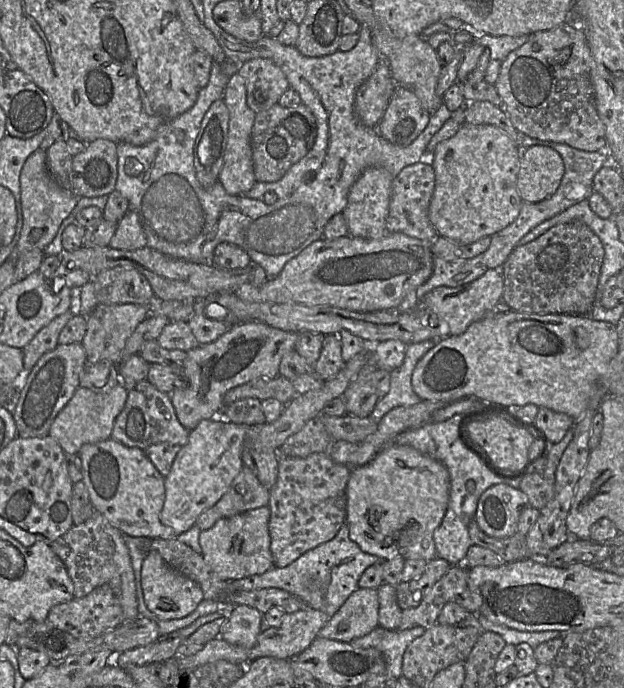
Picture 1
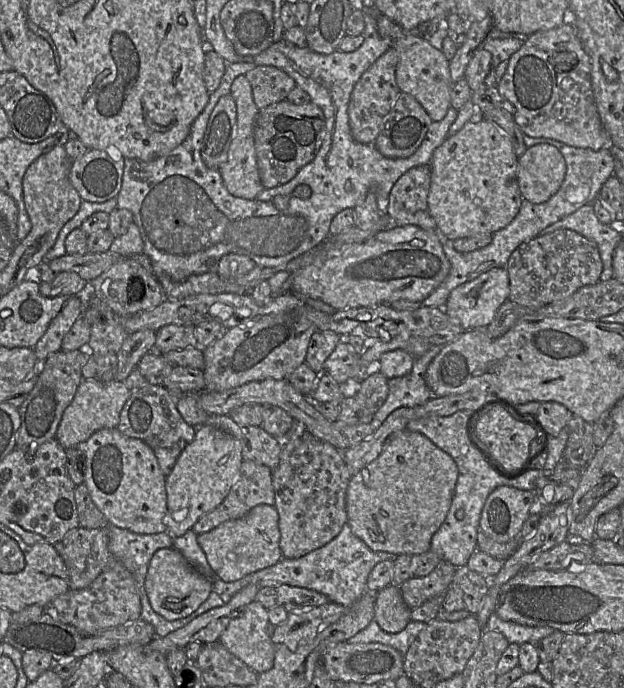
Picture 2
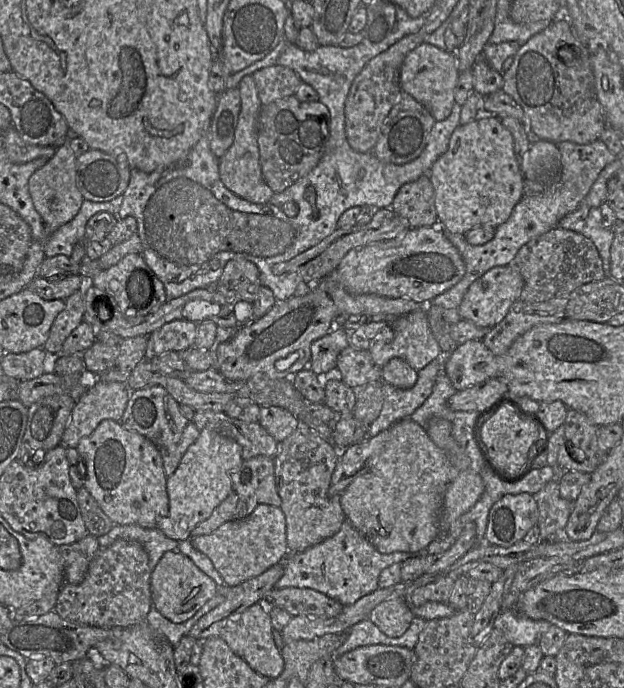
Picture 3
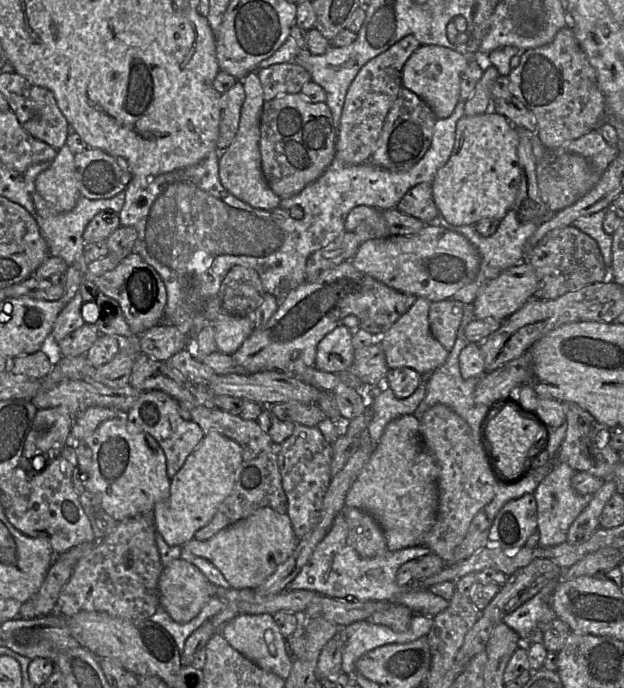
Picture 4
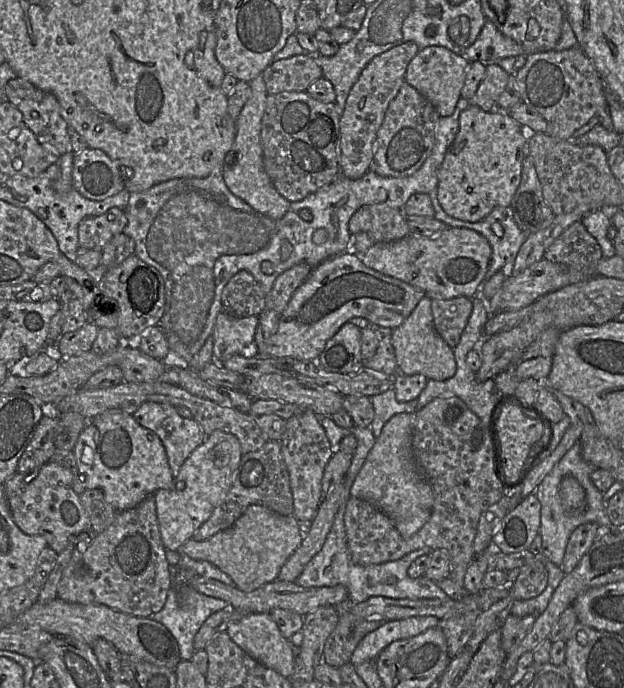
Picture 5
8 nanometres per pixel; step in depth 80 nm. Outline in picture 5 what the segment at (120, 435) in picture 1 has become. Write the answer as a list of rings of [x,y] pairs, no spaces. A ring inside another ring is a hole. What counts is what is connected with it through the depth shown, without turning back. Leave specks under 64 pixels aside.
[[[145,402],[132,415],[141,426],[160,438],[174,478],[185,460],[206,438],[196,420],[181,417],[170,404]]]

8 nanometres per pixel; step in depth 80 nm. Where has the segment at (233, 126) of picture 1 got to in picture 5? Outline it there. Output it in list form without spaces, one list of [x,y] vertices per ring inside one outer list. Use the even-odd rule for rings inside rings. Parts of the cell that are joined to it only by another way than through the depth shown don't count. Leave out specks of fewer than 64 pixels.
[[[261,75],[249,82],[249,85],[251,95],[236,120],[237,131],[232,147],[232,151],[236,154],[235,161],[233,164],[224,166],[222,175],[227,187],[235,196],[269,218],[280,220],[290,210],[290,202],[277,191],[266,173],[261,145],[262,117],[266,108],[268,93]]]

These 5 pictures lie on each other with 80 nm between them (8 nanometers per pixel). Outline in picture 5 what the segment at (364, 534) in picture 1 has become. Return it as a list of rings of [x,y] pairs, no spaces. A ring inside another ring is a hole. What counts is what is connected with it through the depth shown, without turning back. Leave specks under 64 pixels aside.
[[[400,413],[385,424],[350,489],[351,497],[365,500],[386,514],[403,538],[426,524],[434,505],[432,487],[413,454],[415,423],[416,413]]]

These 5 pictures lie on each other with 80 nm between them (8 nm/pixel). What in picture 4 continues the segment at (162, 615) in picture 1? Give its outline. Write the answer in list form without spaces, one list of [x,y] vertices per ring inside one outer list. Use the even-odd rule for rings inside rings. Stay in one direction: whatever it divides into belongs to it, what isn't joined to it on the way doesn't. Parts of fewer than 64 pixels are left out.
[[[178,558],[164,566],[158,580],[160,606],[178,623],[193,619],[212,598],[216,597],[217,587],[193,564]]]

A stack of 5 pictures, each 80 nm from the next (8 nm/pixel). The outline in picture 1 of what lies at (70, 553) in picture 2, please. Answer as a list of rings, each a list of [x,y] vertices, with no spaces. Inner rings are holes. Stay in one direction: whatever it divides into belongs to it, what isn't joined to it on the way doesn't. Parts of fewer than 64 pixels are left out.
[[[98,511],[79,525],[73,525],[65,534],[50,543],[54,553],[65,565],[74,585],[74,597],[82,598],[95,588],[108,584],[122,607],[125,621],[137,617],[135,577],[131,559],[122,532],[110,524]]]

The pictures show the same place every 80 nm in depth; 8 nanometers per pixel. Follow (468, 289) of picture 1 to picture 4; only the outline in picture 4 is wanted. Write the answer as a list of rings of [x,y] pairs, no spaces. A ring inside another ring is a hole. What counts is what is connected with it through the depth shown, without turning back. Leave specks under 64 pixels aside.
[[[531,264],[512,266],[479,288],[473,301],[474,317],[476,320],[488,317],[505,320],[534,298],[536,288],[537,277]]]

